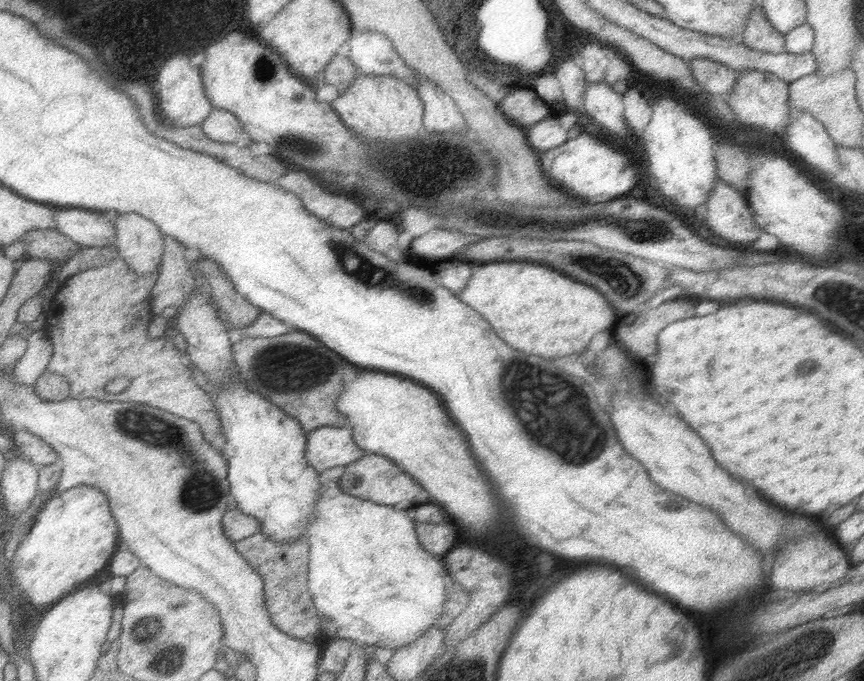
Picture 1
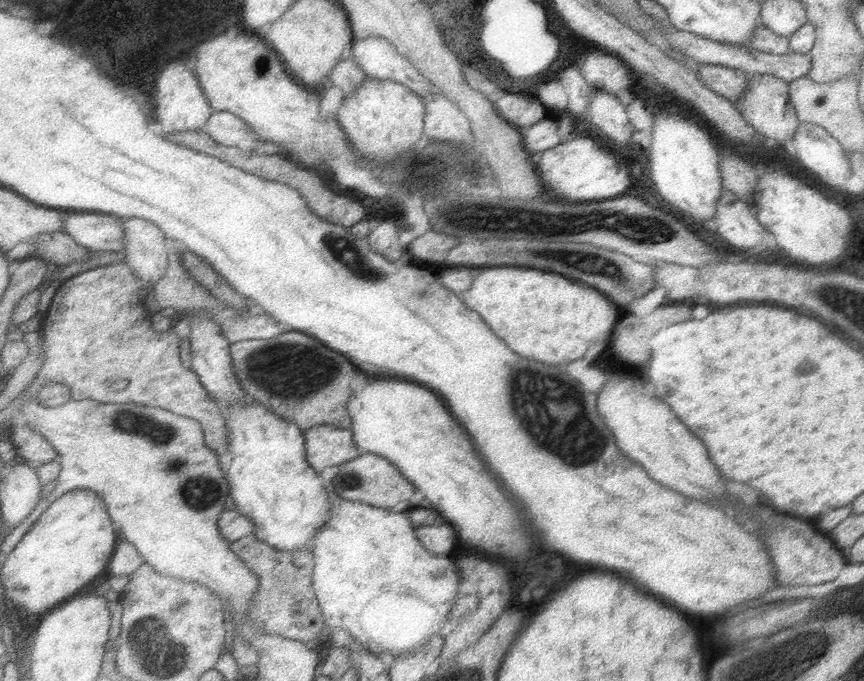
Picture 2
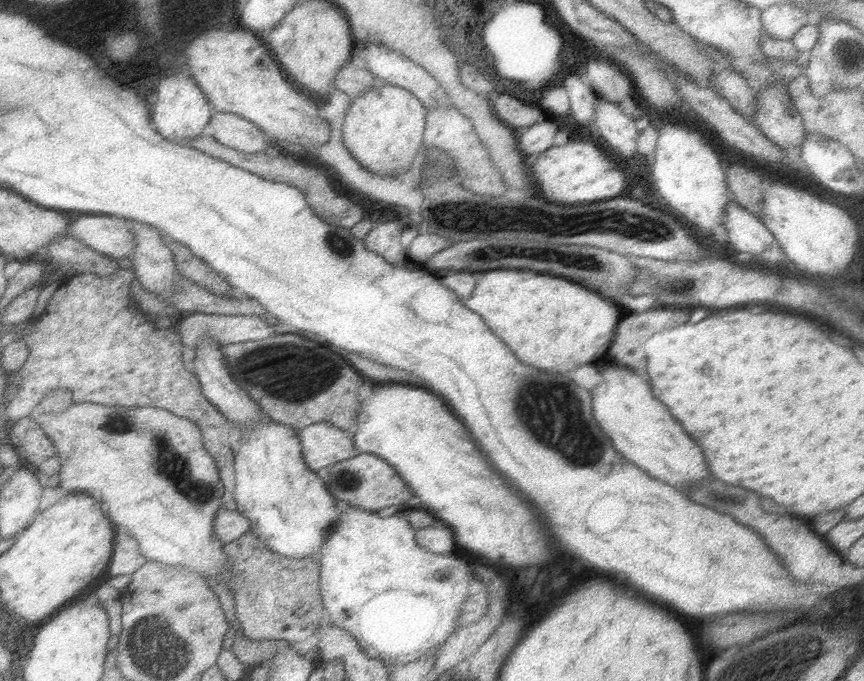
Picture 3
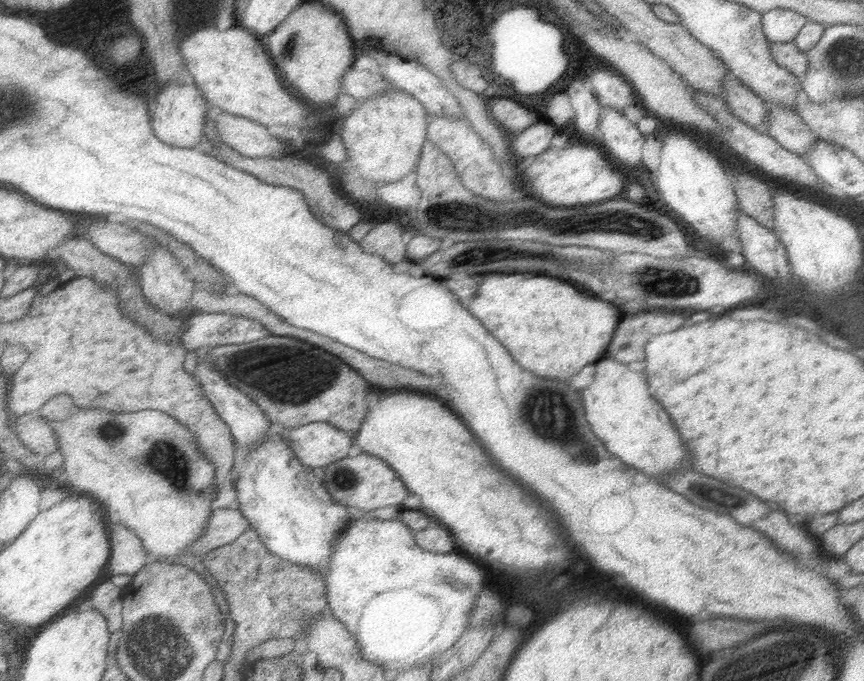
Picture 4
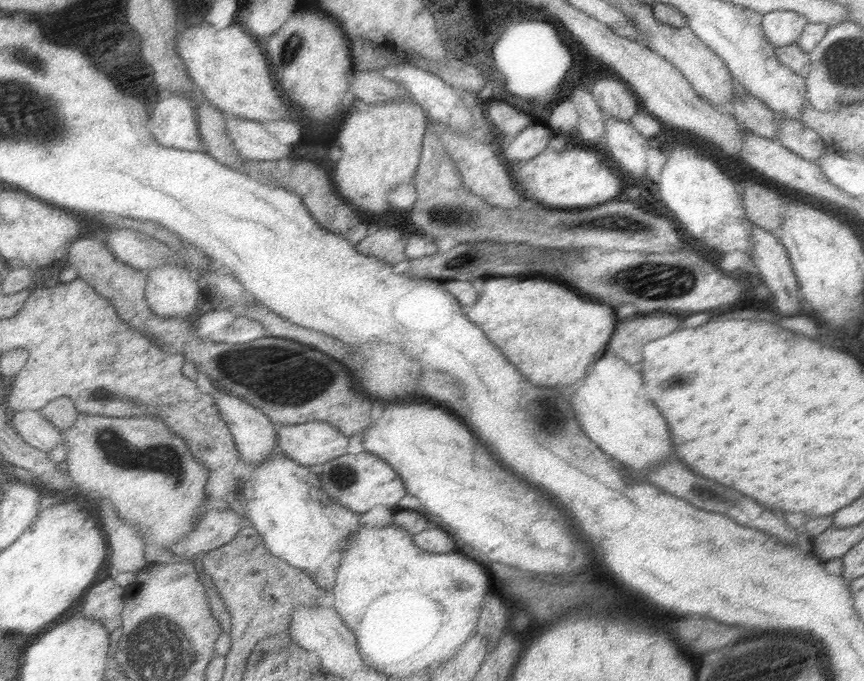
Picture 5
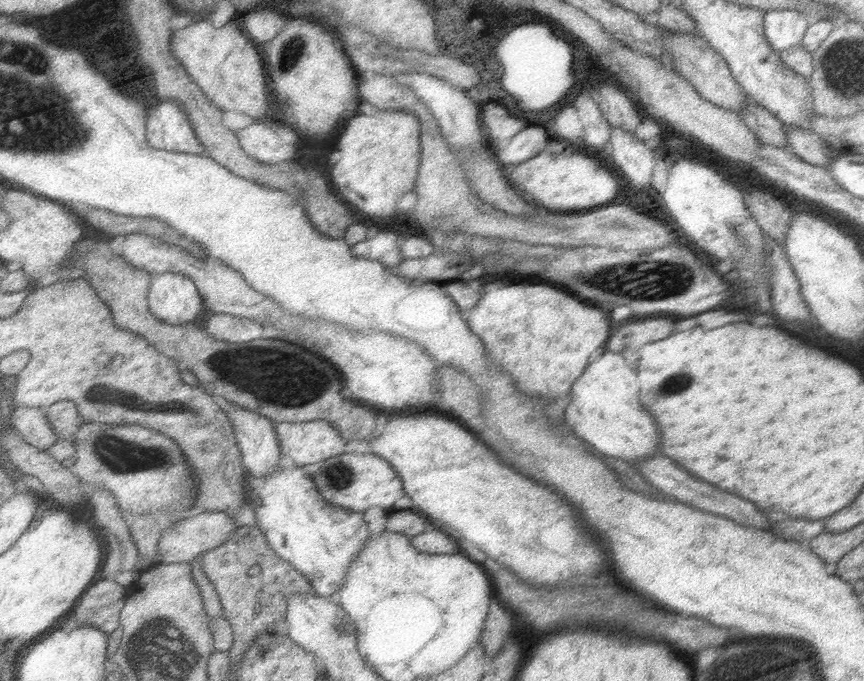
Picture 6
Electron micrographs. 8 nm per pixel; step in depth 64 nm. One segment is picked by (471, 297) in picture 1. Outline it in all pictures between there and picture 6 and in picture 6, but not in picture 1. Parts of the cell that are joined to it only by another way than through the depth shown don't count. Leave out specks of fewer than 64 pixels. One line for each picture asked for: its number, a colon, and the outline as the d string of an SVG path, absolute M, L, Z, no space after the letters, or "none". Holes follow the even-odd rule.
2: M487 266L477 272L477 278L471 290L463 296L465 304L479 312L481 318L493 324L493 330L515 350L521 352L525 358L539 358L547 364L563 364L563 362L577 362L579 358L587 356L587 350L593 342L611 342L615 334L615 326L619 322L617 306L599 290L591 288L589 284L577 282L573 278L545 272L527 266Z
3: M485 270L475 292L465 300L465 304L473 312L481 314L481 318L489 320L493 332L497 332L497 336L501 336L517 352L517 356L521 356L521 360L551 372L567 372L575 366L601 360L601 352L607 350L605 344L615 338L621 322L621 312L613 300L607 300L599 292L593 292L569 278L531 270Z
4: M493 272L481 280L477 296L467 304L469 312L481 320L515 356L515 360L547 378L577 376L583 366L599 364L605 350L615 340L621 324L621 310L583 292L579 282L553 278L551 274L531 272Z
5: M493 276L481 286L477 304L467 308L469 320L481 324L509 360L541 386L569 386L583 378L587 368L603 358L619 324L615 308L579 298L559 282L549 276Z
6: M491 282L479 306L467 312L467 320L485 340L491 358L513 372L517 386L547 398L571 392L587 366L603 356L601 352L611 338L609 312L549 284Z

